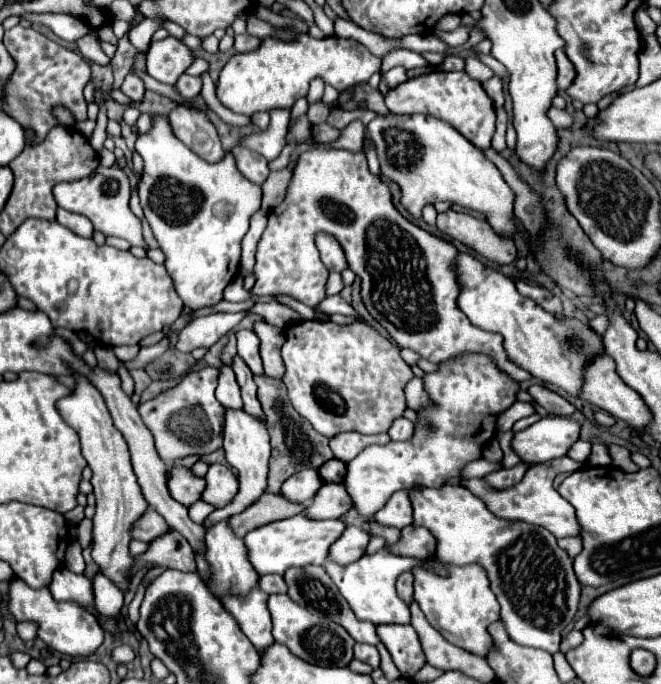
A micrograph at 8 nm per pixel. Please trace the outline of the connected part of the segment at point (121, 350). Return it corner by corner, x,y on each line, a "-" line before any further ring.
133,345
133,347
113,347
113,351
115,351
115,355
117,355
117,359
119,361
133,361
133,357
137,355
137,351
139,351
139,347
137,345

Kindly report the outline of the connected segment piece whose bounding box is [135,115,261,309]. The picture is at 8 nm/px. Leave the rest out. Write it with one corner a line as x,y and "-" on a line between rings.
155,115
153,129
139,135
135,151
143,157
145,169
139,183
139,199
145,211
145,219
165,253
165,267
175,281
175,289
189,309
201,309
217,305
223,299
223,289
239,271
241,241
249,229
249,217
261,205
261,187
245,179
235,169
235,155
231,151
217,163
207,163
191,149
187,149
173,133
165,115

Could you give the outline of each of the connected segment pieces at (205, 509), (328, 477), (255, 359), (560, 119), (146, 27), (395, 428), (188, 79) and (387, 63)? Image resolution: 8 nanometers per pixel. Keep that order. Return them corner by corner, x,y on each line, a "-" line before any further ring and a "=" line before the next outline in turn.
195,501
195,503
189,507
189,517
191,517
191,521
201,523
211,511
213,511
213,507
211,507
211,505
205,505
205,501
=
335,459
319,467
319,477
323,479
323,483
343,483
343,473
345,473
345,463
=
237,331
237,353
243,357
253,375
263,375
261,355
259,355
259,337
253,331
=
551,107
551,109
547,111
547,115
551,117
551,123
553,123
557,129
561,129
561,127
569,127
569,125
573,123
573,117
567,115
567,111
563,111
563,109
555,109
555,107
=
143,19
139,25
131,27
127,37
131,41
131,45
139,51
139,53
145,53
149,49
149,43
151,43
151,35
161,27
163,19
159,21
149,21
149,19
=
405,417
395,419
391,429
389,429
389,437
393,441
409,441
413,435
415,435
415,425
=
183,73
183,75
179,77
179,81
175,83
175,89
177,89
177,93
179,93
183,99
195,97
195,95
201,91
201,77
191,77
191,75
=
393,49
382,59
381,75
393,67
405,67
405,69
415,69
415,67
427,67
429,61
421,53
413,53
409,49

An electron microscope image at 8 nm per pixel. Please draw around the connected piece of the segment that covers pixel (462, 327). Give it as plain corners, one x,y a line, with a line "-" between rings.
313,147
313,149
309,149
309,153
301,153
301,159
299,159
299,163
297,163
297,167
295,167
295,171
293,171
291,183
289,183
289,187
287,187
285,199
283,199
283,203
275,209
275,213
269,213
267,229
265,229
261,241
259,241
259,247
257,247
257,263
255,263
255,271
253,271
253,275
255,275
255,287
251,289
251,293
255,293
255,295
289,295
289,297
293,297
293,299
297,299
297,301
301,301
301,303
305,303
305,305
309,305
309,307
315,307
321,299
325,299
327,269
325,269
325,265
321,263
319,251
317,251
315,241
313,241
313,235
315,235
317,231
325,231
325,233
333,235
333,237
341,243
341,247
343,247
343,251
345,251
345,255
347,255
349,267
361,277
363,303
365,303
367,311
371,313
371,317
373,317
381,327
387,329
387,333
391,335
391,339
393,339
399,347
413,349
413,351
419,353
423,359
433,361
433,363
443,363
443,361
455,359
455,357
459,357
459,355
463,355
463,353
481,353
481,355
491,357
491,361
493,361
503,373
507,373
513,381
527,381
527,379
531,379
531,375
529,375
525,369
515,367
515,365
507,359
505,349
503,349
503,339
501,339
501,335
497,335
497,333
487,333
487,331
483,331
483,329
477,329
477,327
467,319
467,315
459,309
457,297
459,297
459,291
461,291
461,289
459,289
459,279
457,279
457,273
455,273
459,249
457,249
455,245
451,245
451,243
447,243
447,241
443,241
443,239
437,239
435,235
423,231
421,227
413,225
411,221
403,219
403,217
399,215
399,211
393,207
393,203
391,203
389,187
387,187
381,179
377,179
375,175
369,173
365,159
367,159
365,153
353,153
353,151
347,151
347,149
321,149
321,147

